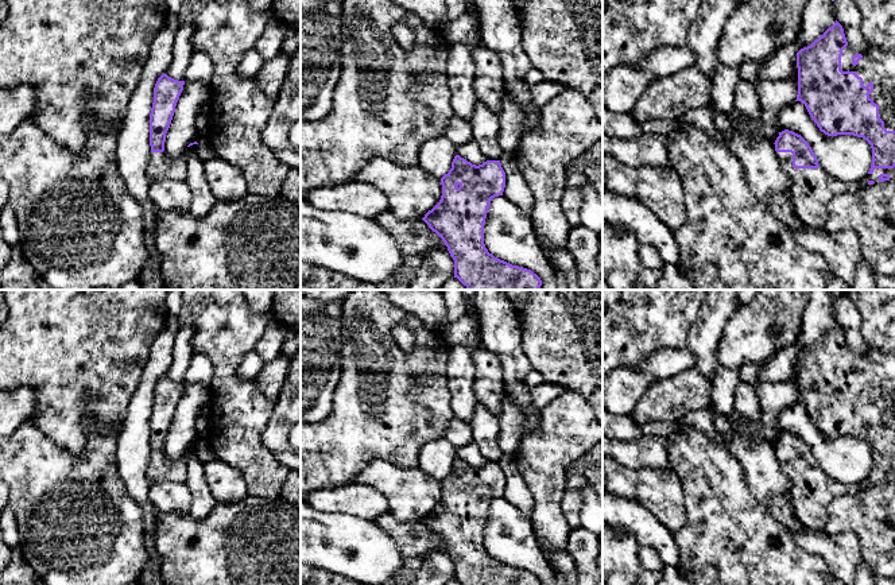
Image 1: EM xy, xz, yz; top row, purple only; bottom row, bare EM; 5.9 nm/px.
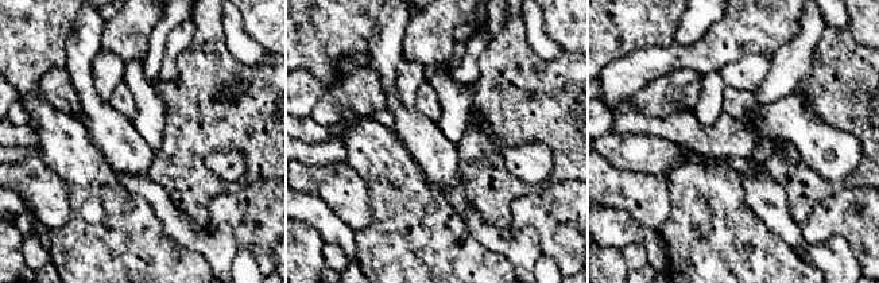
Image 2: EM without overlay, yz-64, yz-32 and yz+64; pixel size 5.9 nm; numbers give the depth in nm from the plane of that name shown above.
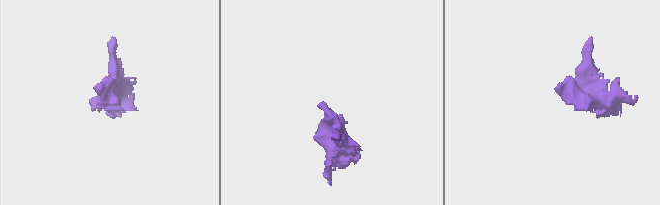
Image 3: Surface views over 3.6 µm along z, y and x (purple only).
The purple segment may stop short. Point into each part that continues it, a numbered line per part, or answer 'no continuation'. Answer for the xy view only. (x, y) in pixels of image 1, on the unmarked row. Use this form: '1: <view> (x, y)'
1: xy (159, 468)

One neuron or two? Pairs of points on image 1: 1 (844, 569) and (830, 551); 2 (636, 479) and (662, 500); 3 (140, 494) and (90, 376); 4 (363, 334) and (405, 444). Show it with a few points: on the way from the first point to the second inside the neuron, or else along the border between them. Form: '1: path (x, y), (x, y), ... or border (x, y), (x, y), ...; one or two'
1: path (843, 565), (835, 556); one
2: path (643, 485), (647, 485), (655, 494); one
3: border (130, 401), (127, 417), (119, 433); two
4: path (383, 361), (392, 371), (392, 417); one

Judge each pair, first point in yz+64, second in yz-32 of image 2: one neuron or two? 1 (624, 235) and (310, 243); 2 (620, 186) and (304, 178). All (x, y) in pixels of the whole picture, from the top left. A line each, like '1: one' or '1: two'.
1: two
2: one

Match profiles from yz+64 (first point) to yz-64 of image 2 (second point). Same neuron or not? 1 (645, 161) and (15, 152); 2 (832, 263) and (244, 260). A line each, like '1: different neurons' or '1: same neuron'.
1: same neuron
2: different neurons

